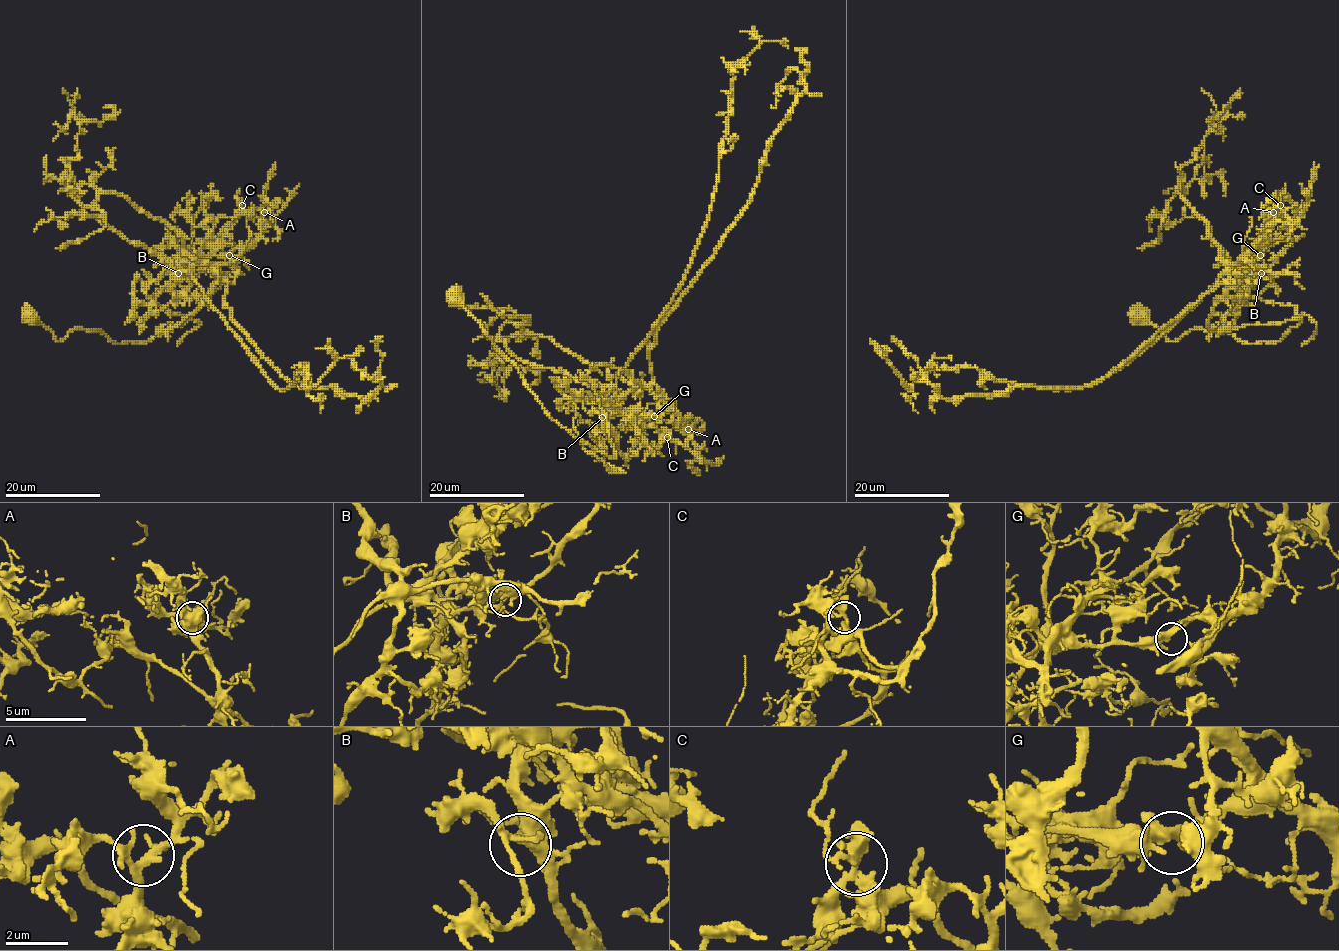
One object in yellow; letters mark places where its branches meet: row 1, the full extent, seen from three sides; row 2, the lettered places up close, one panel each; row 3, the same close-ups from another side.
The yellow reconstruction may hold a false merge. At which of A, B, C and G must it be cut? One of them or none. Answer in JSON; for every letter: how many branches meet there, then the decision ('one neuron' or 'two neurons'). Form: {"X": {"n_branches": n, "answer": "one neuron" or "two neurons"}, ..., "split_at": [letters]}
{"A": {"n_branches": 5, "answer": "one neuron"}, "B": {"n_branches": 6, "answer": "one neuron"}, "C": {"n_branches": 6, "answer": "two neurons"}, "G": {"n_branches": 4, "answer": "one neuron"}, "split_at": ["C"]}

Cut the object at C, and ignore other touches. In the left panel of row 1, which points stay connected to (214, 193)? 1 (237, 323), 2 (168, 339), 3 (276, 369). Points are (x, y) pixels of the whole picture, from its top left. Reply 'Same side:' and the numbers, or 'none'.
Same side: none

